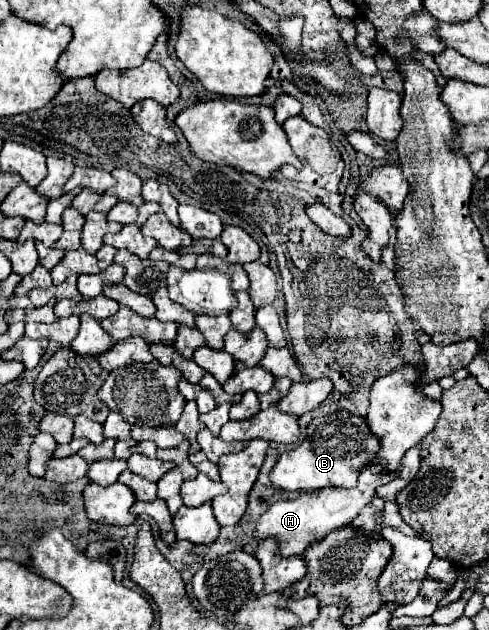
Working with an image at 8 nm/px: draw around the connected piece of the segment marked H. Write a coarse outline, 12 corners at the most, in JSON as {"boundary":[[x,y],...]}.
{"boundary":[[366,466],[354,488],[322,488],[268,508],[246,548],[278,540],[282,556],[352,524],[392,480]]}

